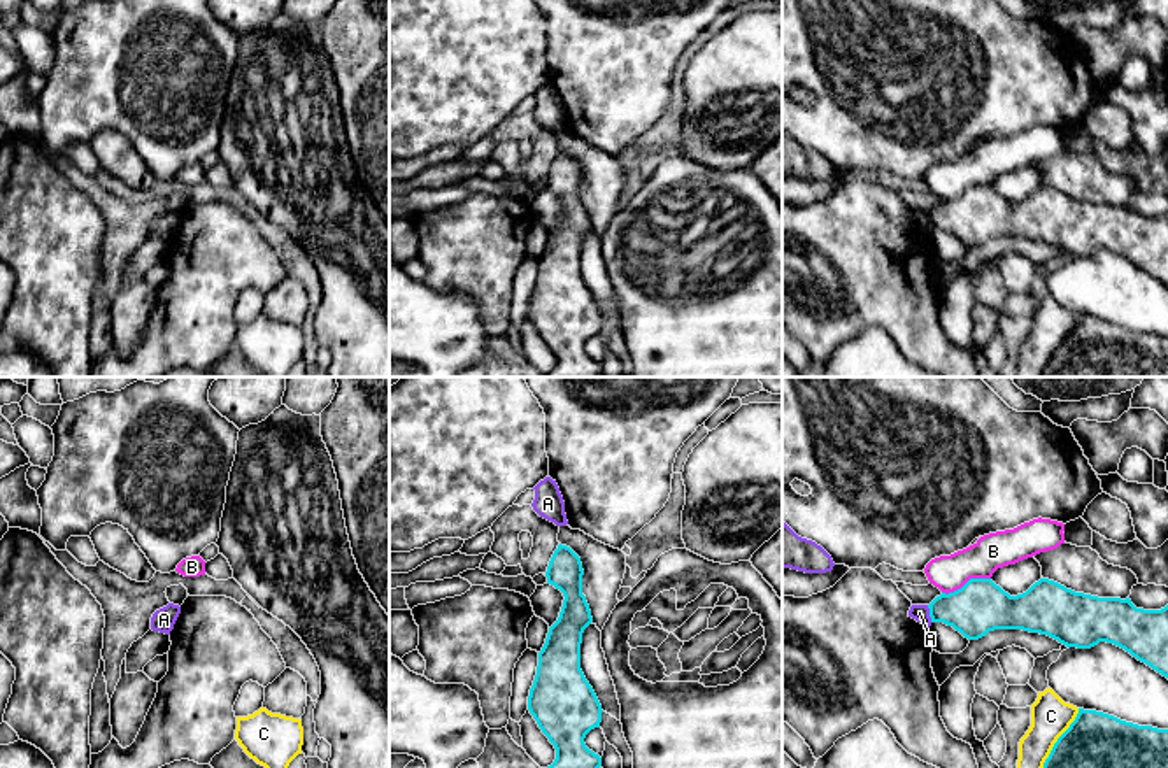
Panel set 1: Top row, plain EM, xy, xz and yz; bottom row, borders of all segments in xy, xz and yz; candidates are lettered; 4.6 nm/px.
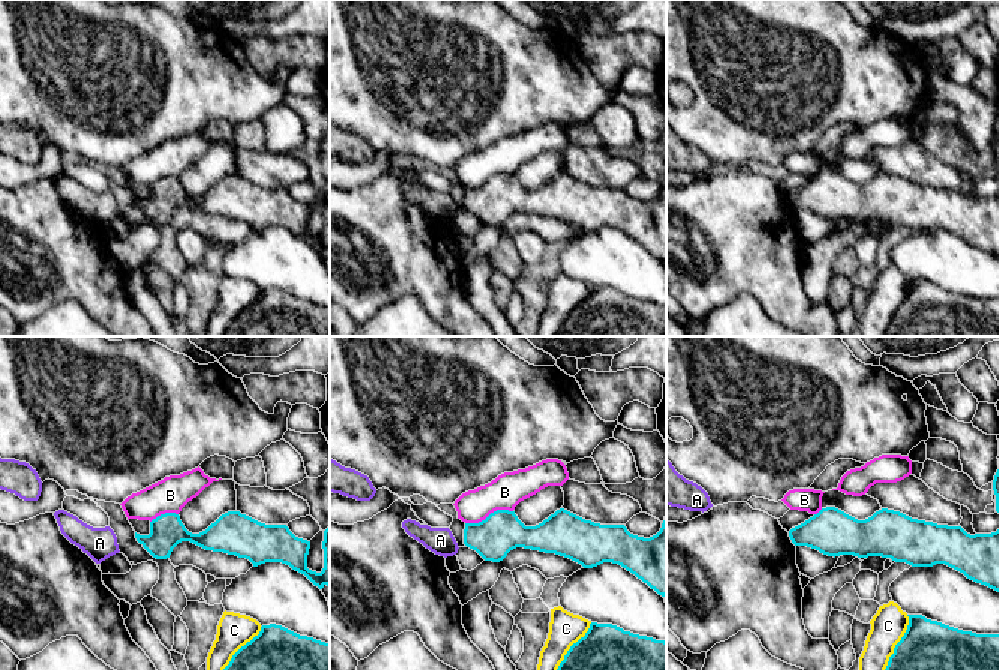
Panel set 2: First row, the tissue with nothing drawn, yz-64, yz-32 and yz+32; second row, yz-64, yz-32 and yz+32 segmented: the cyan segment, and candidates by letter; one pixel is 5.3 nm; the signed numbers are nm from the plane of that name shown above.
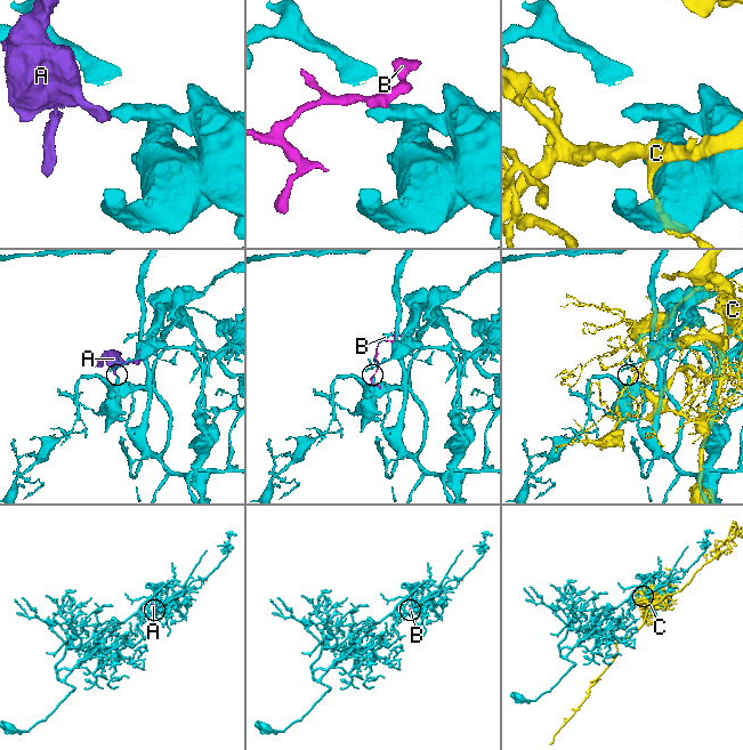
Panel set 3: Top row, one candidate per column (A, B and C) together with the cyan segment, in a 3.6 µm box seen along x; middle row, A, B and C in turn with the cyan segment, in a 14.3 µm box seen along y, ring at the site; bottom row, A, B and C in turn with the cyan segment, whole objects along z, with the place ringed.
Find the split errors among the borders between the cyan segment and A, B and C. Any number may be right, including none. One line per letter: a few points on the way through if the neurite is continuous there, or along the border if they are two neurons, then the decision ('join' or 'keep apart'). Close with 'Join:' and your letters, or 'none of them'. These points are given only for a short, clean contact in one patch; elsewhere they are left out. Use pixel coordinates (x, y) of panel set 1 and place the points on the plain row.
A: border along yz (926, 213), (932, 228); keep apart
B: keep apart
C: keep apart
Join: none of them

